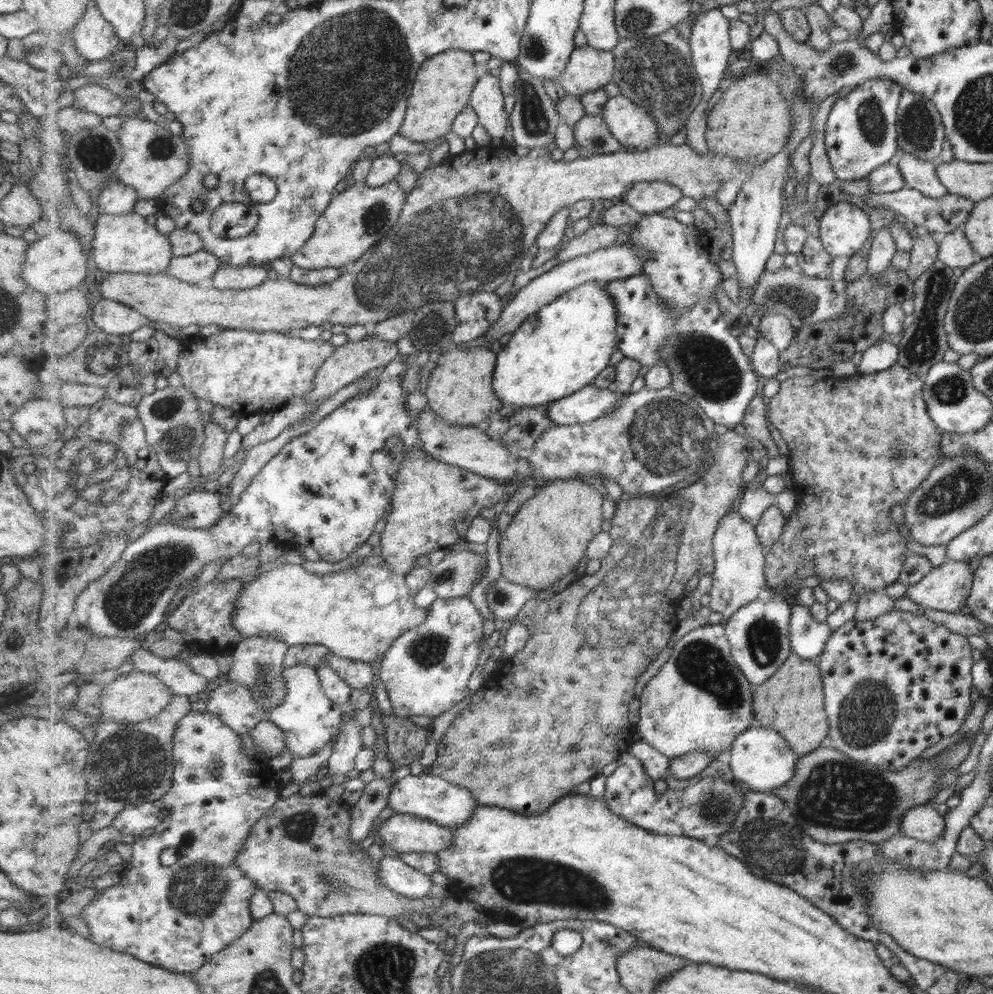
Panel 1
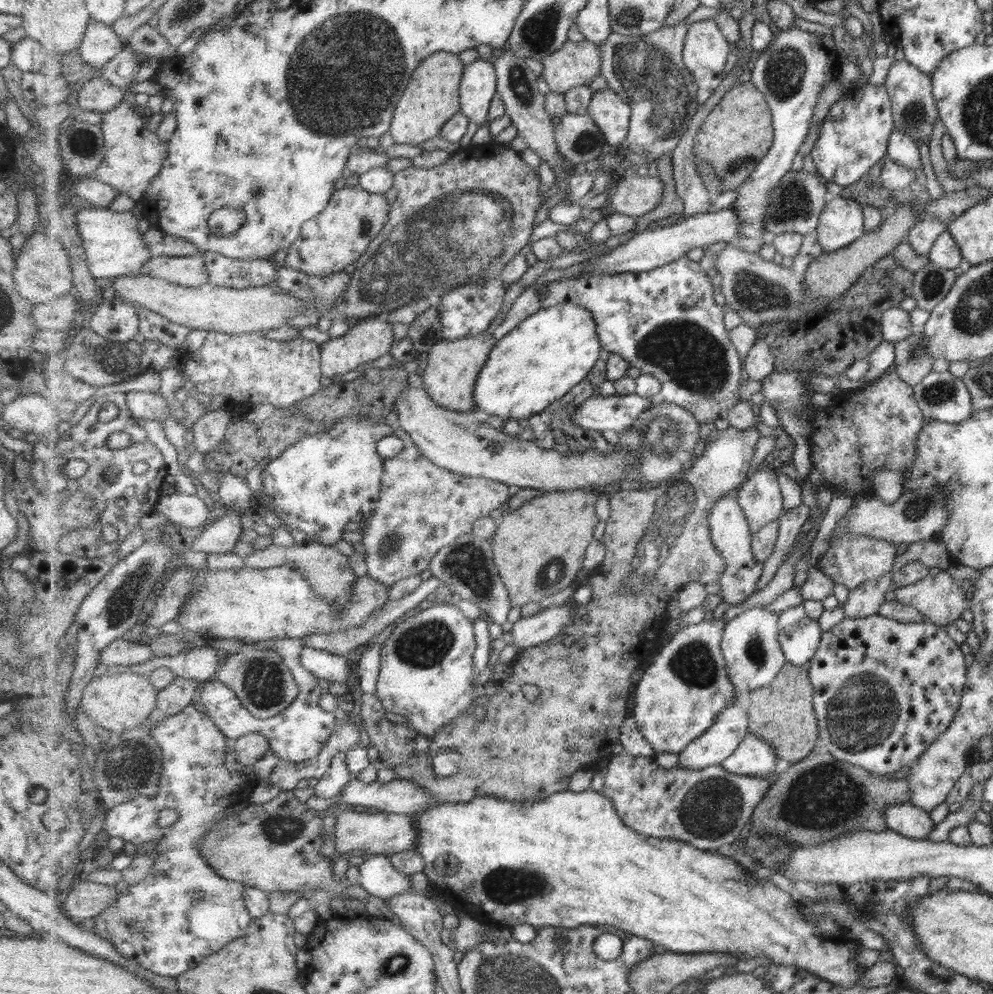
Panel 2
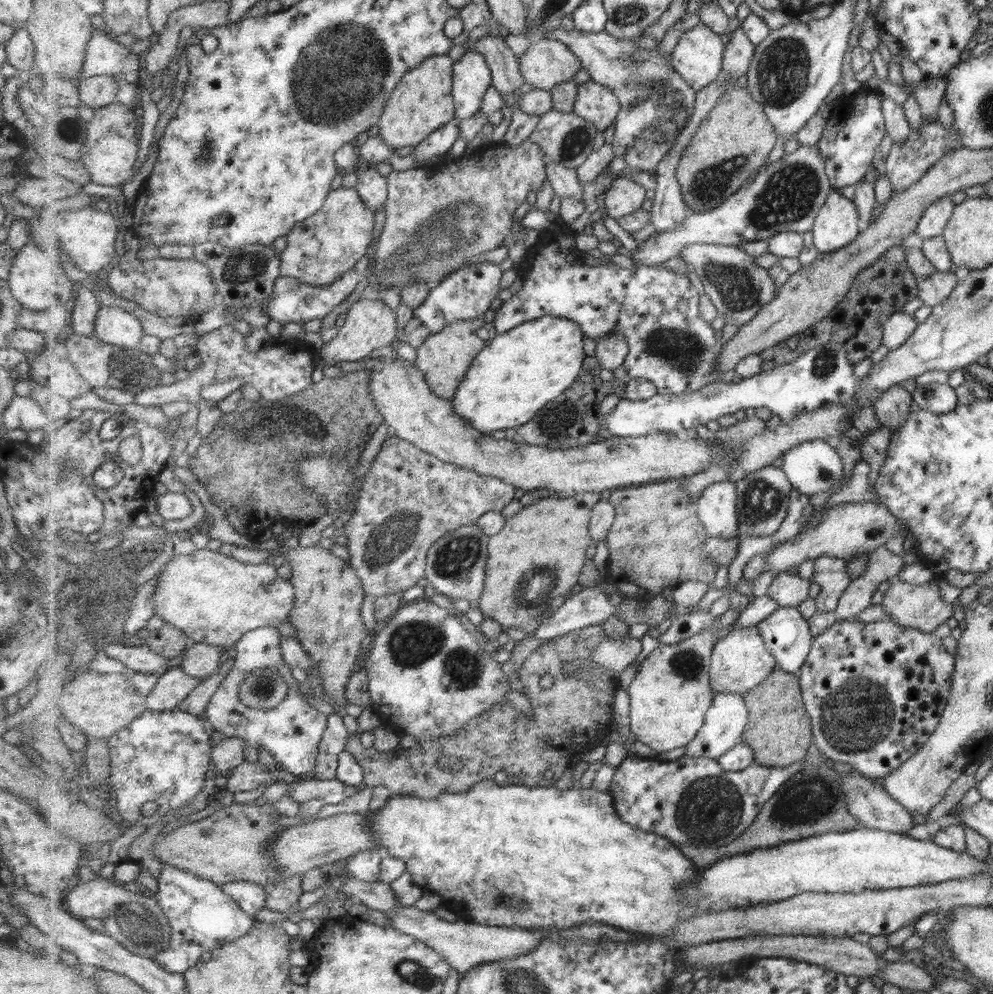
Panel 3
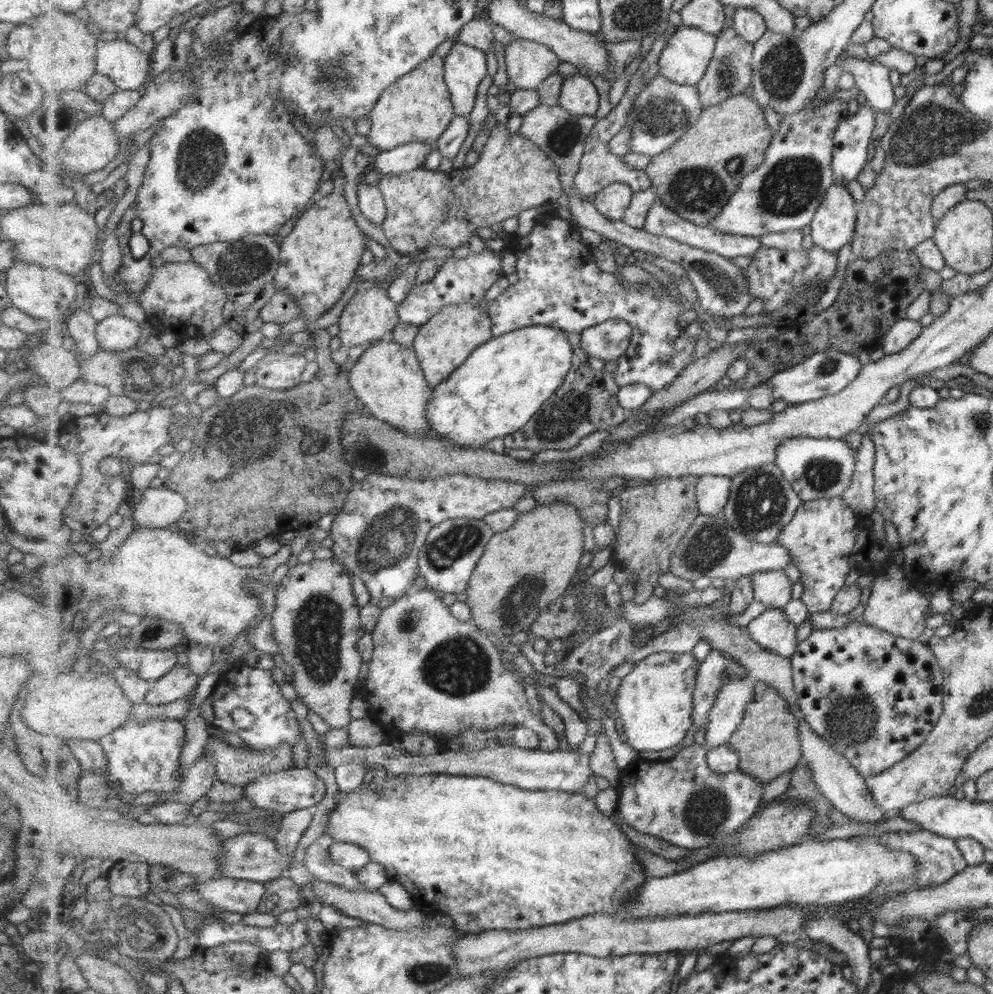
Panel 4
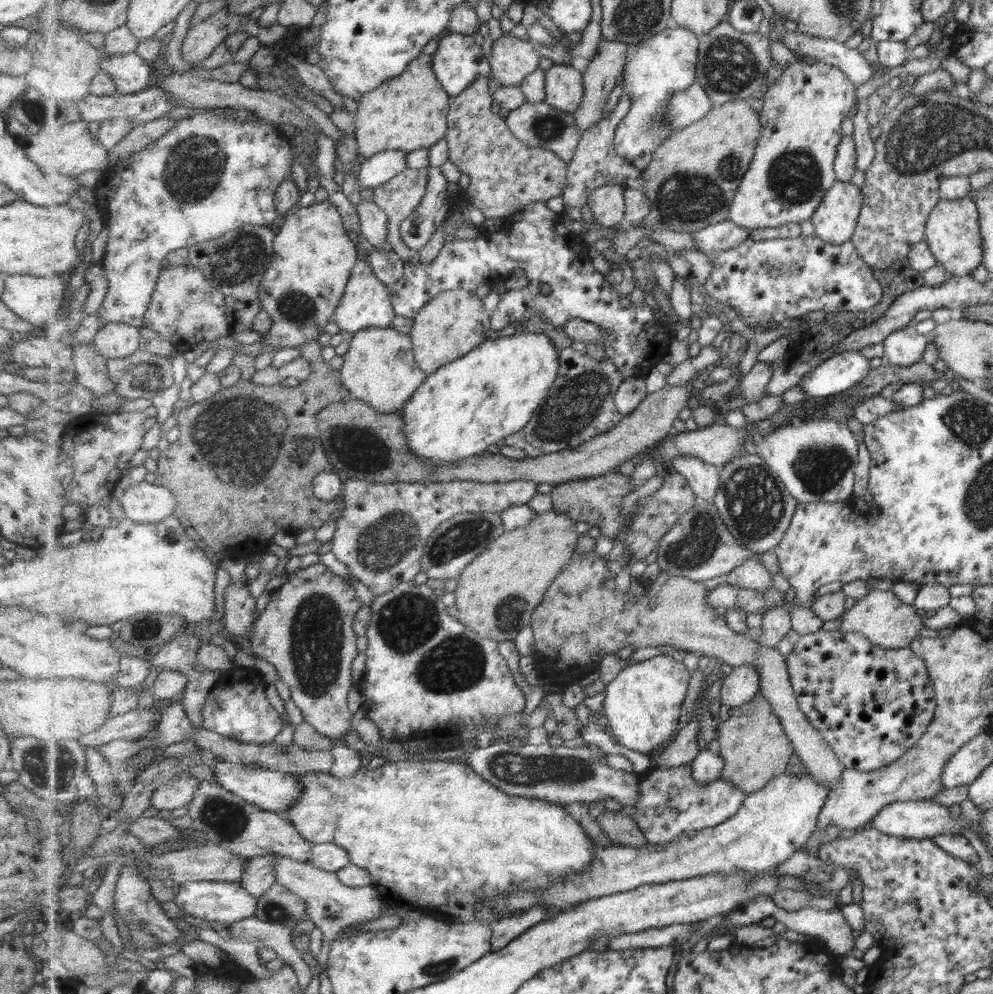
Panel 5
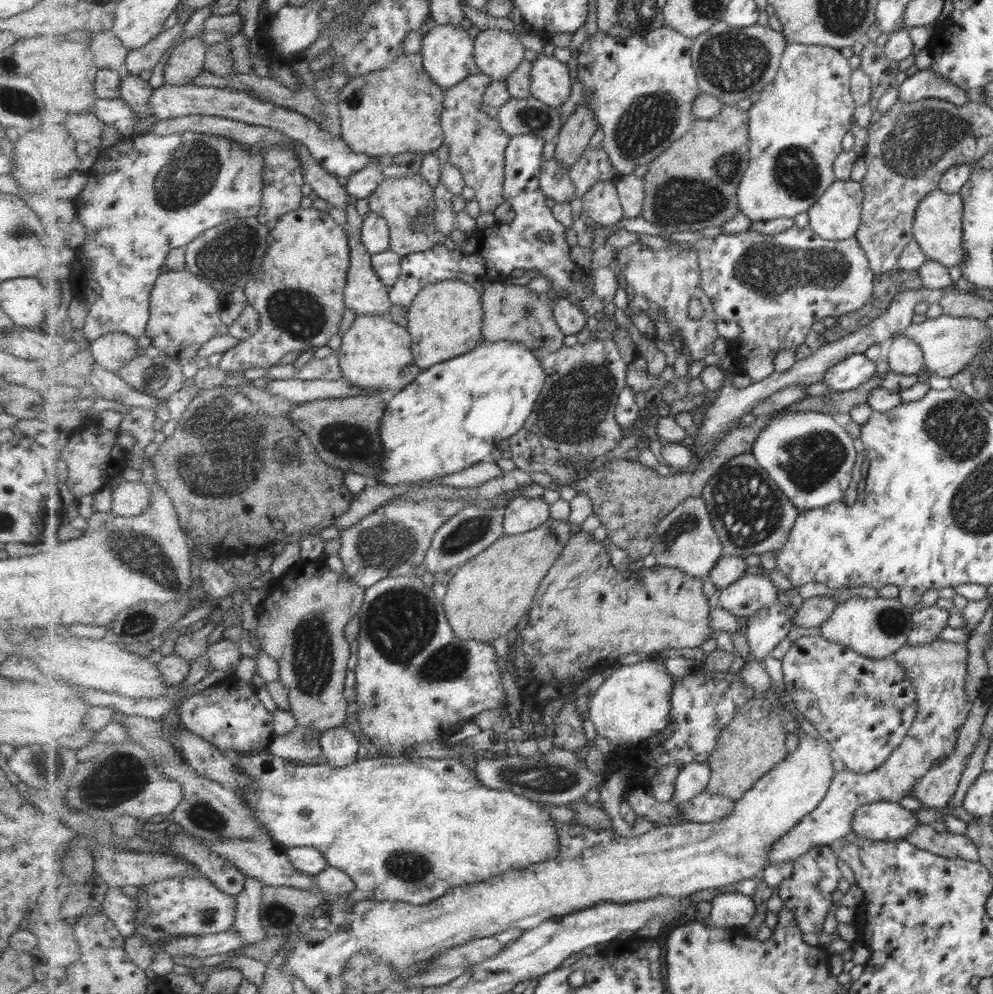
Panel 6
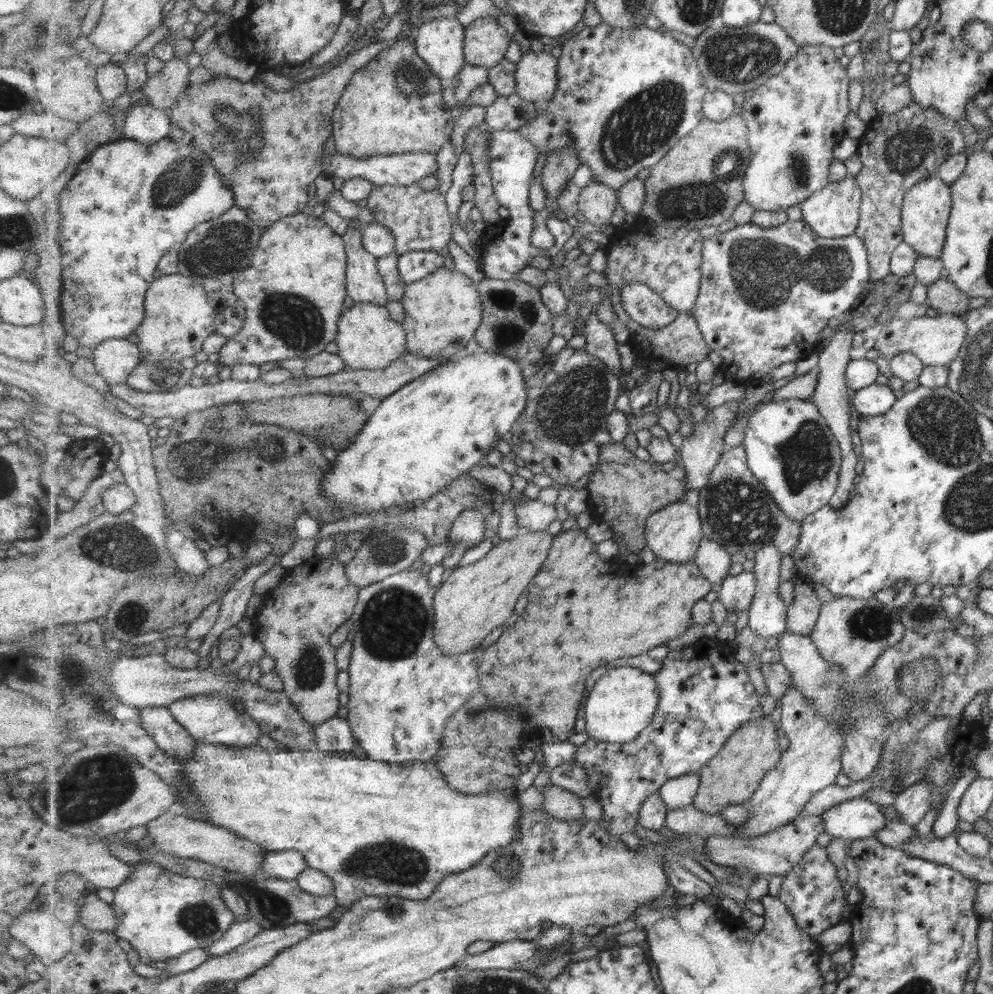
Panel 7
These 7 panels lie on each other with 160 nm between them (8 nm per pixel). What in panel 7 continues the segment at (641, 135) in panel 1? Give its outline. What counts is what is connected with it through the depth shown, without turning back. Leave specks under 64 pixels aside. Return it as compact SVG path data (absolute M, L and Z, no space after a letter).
M547 49L531 51L517 62L516 93L529 102L550 101L560 84L559 60Z

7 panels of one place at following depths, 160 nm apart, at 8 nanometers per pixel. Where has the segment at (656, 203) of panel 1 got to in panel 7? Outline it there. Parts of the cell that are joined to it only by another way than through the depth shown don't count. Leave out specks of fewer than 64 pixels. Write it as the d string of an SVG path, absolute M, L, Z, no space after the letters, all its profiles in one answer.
M590 182L582 188L580 213L593 225L612 225L616 206L619 204L618 191L602 182Z

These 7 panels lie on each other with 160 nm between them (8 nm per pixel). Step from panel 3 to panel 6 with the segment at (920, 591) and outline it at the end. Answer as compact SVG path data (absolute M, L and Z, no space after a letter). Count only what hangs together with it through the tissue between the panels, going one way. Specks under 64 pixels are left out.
M876 596L871 599L850 598L837 603L837 610L831 619L820 627L821 634L846 648L855 649L861 656L872 658L890 657L900 646L906 644L908 632L911 630L910 619L912 608L901 604L897 598Z

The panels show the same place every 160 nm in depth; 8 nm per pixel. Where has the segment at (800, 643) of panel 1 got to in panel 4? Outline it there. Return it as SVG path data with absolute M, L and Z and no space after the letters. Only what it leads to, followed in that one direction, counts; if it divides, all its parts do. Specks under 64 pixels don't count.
M768 608L747 627L760 645L791 660L799 644L798 626L786 618L783 609Z

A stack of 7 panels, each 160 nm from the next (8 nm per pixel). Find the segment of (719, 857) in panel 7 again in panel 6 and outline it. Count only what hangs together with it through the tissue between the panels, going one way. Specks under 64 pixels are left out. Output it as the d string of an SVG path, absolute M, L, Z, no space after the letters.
M936 638L927 644L900 646L891 657L900 661L900 666L914 686L918 700L918 711L913 724L909 726L907 736L876 771L853 773L843 768L837 773L820 806L793 827L779 844L773 846L768 860L771 866L790 860L794 862L815 846L832 846L839 842L852 831L853 814L859 806L877 801L897 802L904 796L912 796L917 780L932 769L931 765L937 759L945 758L953 752L958 730L966 722L967 713L973 708L972 703L965 701L963 693L967 658L965 645Z

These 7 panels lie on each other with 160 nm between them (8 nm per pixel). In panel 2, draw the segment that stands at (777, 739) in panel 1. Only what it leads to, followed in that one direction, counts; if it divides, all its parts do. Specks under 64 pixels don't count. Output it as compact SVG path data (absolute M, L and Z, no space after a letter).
M751 733L733 755L721 763L728 772L739 776L757 776L765 780L773 779L784 768L784 761L777 757L777 749L769 741Z

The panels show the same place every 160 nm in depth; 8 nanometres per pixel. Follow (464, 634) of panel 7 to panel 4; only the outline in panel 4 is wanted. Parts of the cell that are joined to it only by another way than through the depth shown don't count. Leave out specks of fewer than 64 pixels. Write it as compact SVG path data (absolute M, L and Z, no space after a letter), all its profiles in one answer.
M552 502L537 505L530 512L520 514L519 520L509 530L495 533L488 542L483 556L475 567L466 594L466 603L472 610L472 622L485 634L493 633L501 639L508 634L532 629L537 617L550 604L569 590L579 572L579 562L584 552L584 530L587 526L581 510L572 504Z

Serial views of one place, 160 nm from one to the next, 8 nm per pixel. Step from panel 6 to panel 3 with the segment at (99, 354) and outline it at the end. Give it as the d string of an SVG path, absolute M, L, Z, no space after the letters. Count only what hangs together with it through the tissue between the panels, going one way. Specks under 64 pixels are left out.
M102 307L96 319L95 334L103 342L139 348L141 338L145 337L144 325L133 314L121 307Z

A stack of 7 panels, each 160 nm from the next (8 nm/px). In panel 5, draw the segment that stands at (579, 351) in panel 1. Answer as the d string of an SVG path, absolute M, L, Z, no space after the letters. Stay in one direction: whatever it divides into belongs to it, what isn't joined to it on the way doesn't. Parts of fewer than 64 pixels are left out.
M521 332L489 338L454 361L428 376L427 382L405 403L401 414L405 421L404 433L408 436L412 451L435 462L451 462L485 453L489 450L489 444L493 446L525 428L533 418L533 412L556 383L561 368L559 348L553 344L552 337L543 332Z

